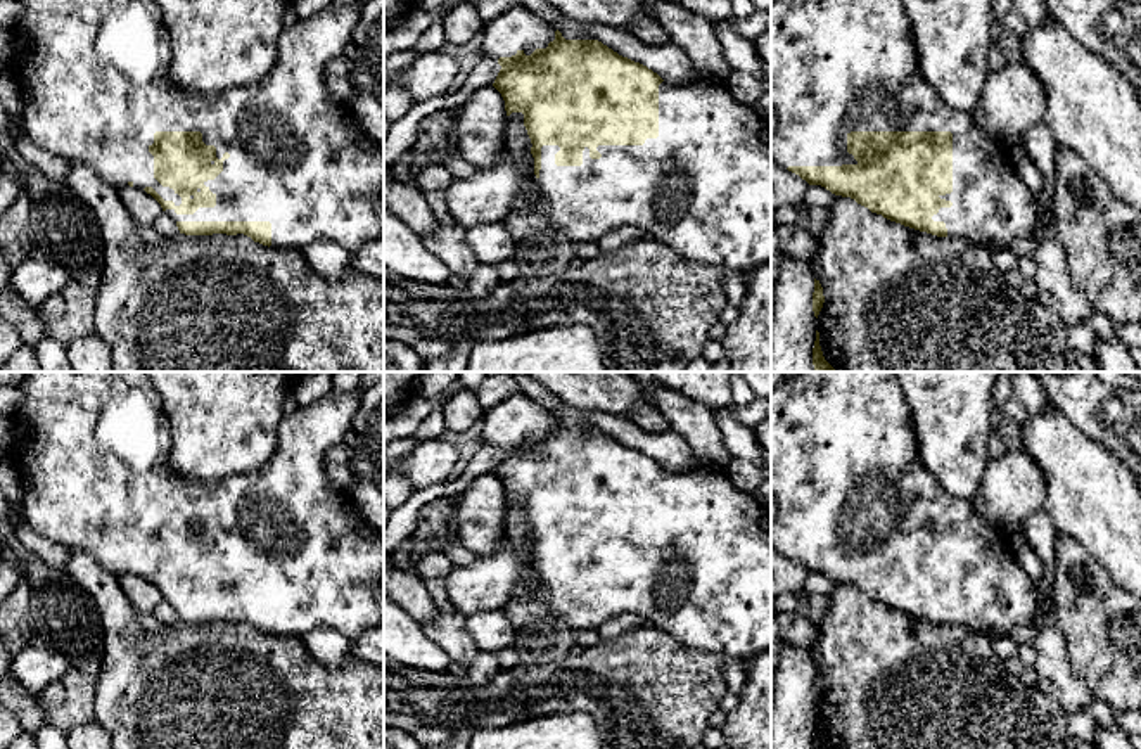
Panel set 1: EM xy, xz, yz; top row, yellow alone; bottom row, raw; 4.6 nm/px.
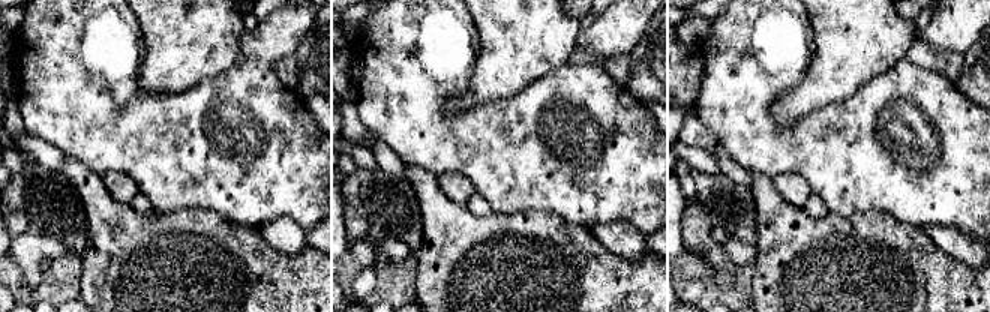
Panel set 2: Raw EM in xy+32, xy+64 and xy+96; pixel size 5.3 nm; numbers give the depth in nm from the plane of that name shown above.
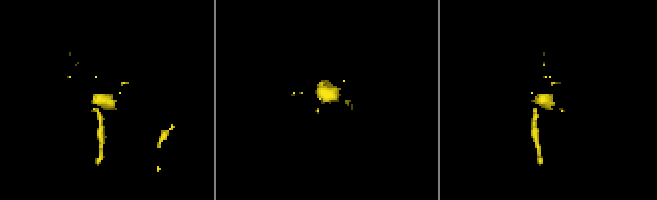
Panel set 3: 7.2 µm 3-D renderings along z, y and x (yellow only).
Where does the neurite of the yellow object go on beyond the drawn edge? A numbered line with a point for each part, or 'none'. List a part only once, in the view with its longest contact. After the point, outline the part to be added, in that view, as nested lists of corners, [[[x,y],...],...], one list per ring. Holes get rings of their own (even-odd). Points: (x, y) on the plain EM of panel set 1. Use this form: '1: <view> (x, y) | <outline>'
1: yz (842, 443) | [[[787,372],[787,379],[771,387],[771,495],[778,509],[771,547],[783,555],[857,552],[847,540],[851,519],[951,519],[953,579],[939,585],[953,593],[940,595],[932,607],[946,611],[947,624],[991,640],[1027,635],[1037,605],[1034,581],[1015,559],[1006,535],[987,524],[972,500],[947,495],[920,460],[911,408],[896,372]]]

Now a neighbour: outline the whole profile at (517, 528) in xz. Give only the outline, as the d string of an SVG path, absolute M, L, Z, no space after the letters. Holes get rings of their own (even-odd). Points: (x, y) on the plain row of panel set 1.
M512 500L508 503L508 514L505 517L505 533L513 543L517 543L526 552L527 541L531 540L531 526L524 514L522 500Z

